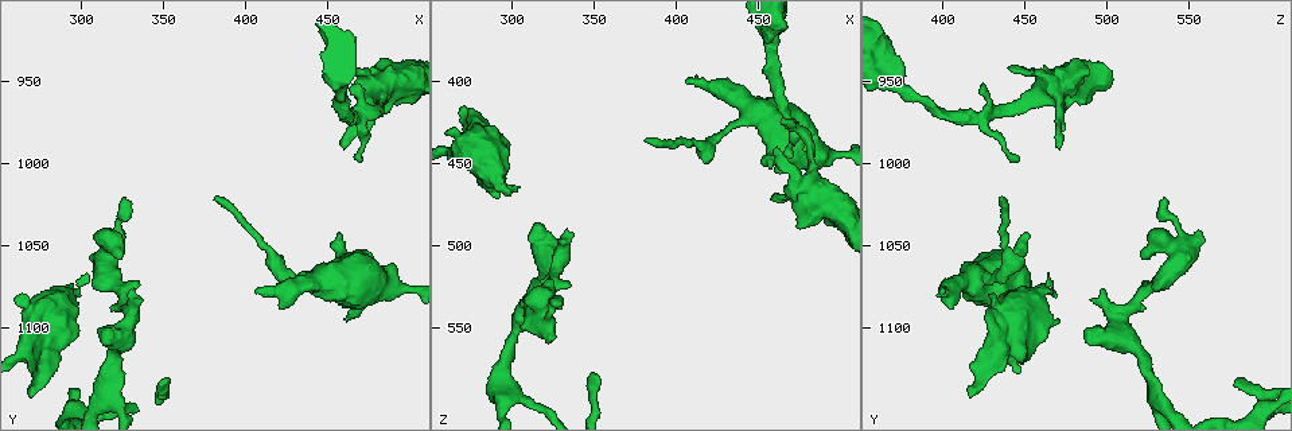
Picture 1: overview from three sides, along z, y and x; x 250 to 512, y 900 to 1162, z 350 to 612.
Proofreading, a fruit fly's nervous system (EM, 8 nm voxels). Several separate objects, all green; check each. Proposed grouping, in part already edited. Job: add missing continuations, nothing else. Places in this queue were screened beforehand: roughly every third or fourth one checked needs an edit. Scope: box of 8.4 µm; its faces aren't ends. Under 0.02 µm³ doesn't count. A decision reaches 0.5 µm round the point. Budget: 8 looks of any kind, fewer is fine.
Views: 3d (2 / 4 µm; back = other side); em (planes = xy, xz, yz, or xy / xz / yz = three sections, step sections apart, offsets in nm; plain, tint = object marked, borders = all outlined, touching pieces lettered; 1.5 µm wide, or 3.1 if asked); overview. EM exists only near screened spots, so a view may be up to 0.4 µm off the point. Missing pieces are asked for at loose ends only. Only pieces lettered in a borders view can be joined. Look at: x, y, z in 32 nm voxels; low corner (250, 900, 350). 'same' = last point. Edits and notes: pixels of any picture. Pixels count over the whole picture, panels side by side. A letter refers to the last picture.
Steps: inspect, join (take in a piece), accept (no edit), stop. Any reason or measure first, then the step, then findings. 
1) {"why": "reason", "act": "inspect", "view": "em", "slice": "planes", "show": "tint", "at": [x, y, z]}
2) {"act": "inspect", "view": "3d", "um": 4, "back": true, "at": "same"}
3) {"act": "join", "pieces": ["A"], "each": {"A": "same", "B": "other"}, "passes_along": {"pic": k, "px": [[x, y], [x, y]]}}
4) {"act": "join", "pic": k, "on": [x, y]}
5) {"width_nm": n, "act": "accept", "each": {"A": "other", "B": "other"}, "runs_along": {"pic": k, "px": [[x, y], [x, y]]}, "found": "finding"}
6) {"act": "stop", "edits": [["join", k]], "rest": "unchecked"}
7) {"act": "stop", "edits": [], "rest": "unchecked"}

{"why": "free end", "act": "inspect", "view": "em", "slice": "yz", "step": 8, "show": "borders", "at": [404, 1076, 398]}

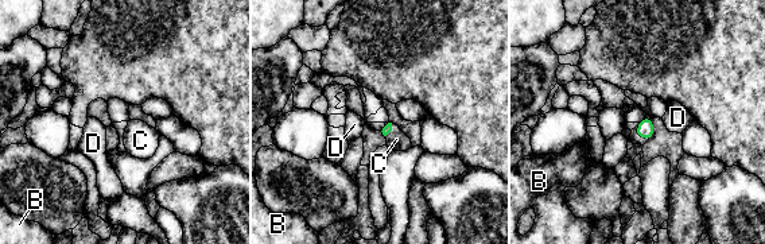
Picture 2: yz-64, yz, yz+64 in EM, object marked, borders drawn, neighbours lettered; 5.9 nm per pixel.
{"act": "inspect", "view": "em", "slice": "planes", "show": "borders", "at": "same"}

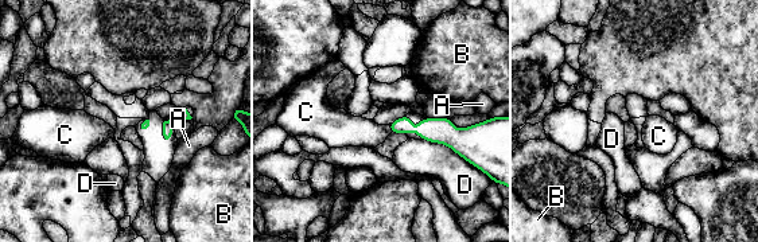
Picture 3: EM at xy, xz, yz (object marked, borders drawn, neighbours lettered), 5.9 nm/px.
{"longest_contact_nm": ["D", 280], "act": "join", "pieces": ["C"], "each": {"A": "other", "B": "other", "C": "same", "D": "other"}, "found": "it goes on there"}

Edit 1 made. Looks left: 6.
{"why": "branch stops here", "act": "inspect", "view": "3d", "um": 4, "at": [328, 1022, 536]}

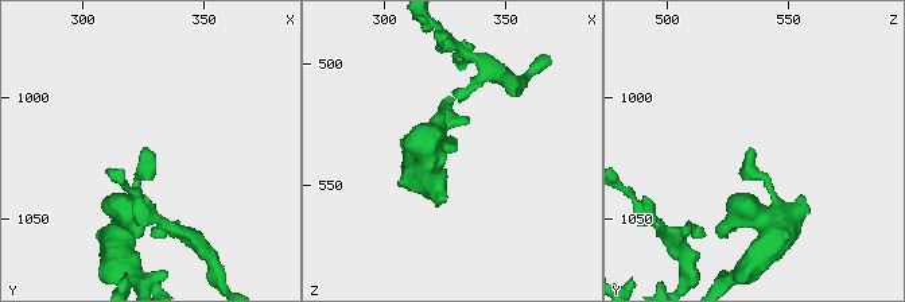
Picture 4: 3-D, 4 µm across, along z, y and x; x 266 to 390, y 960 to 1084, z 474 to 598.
{"why": "shape alone is not enough", "act": "inspect", "view": "em", "slice": "planes", "show": "tint", "at": [325, 1021, 536]}

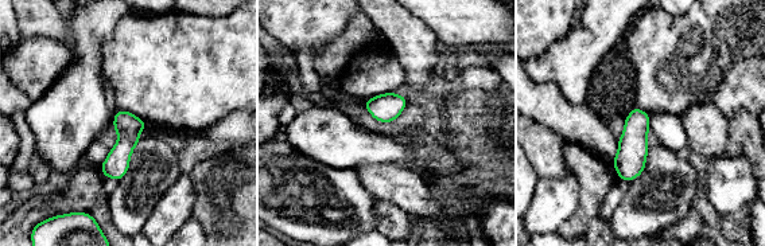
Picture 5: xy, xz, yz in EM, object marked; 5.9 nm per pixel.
{"act": "inspect", "view": "em", "slice": "planes", "show": "borders", "at": "same"}

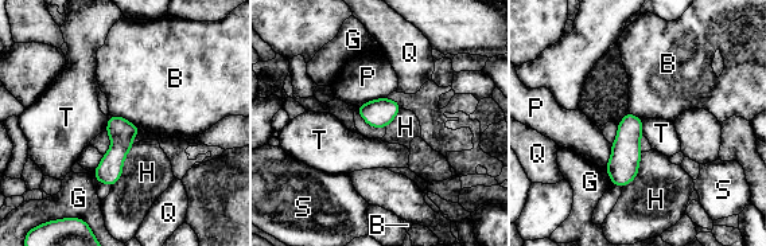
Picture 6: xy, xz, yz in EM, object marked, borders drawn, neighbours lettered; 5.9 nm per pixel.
{"width_nm": 150, "act": "accept", "each": {"B": "other", "G": "other", "H": "other", "P": "other", "Q": "other", "S": "other", "T": "other"}, "found": "none of them fits"}

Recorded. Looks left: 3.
{"why": "tapers out", "act": "inspect", "view": "em", "slice": "planes", "show": "borders", "at": [470, 996, 446]}

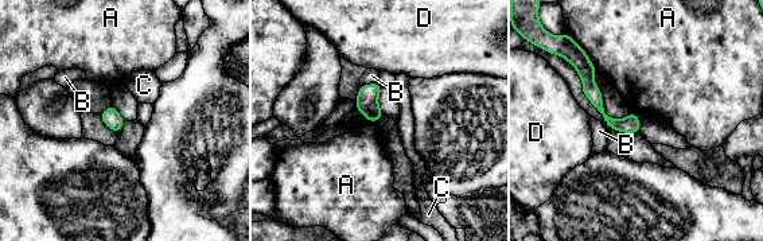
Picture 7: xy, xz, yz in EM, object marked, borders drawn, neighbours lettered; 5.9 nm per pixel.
{"act": "join", "pieces": ["B"], "each": {"A": "other", "B": "same", "C": "other", "D": "other"}, "found": "the neuron continues"}

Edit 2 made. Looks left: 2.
{"act": "stop", "edits": [["join", 3], ["join", 7]], "rest": "unchecked"}

